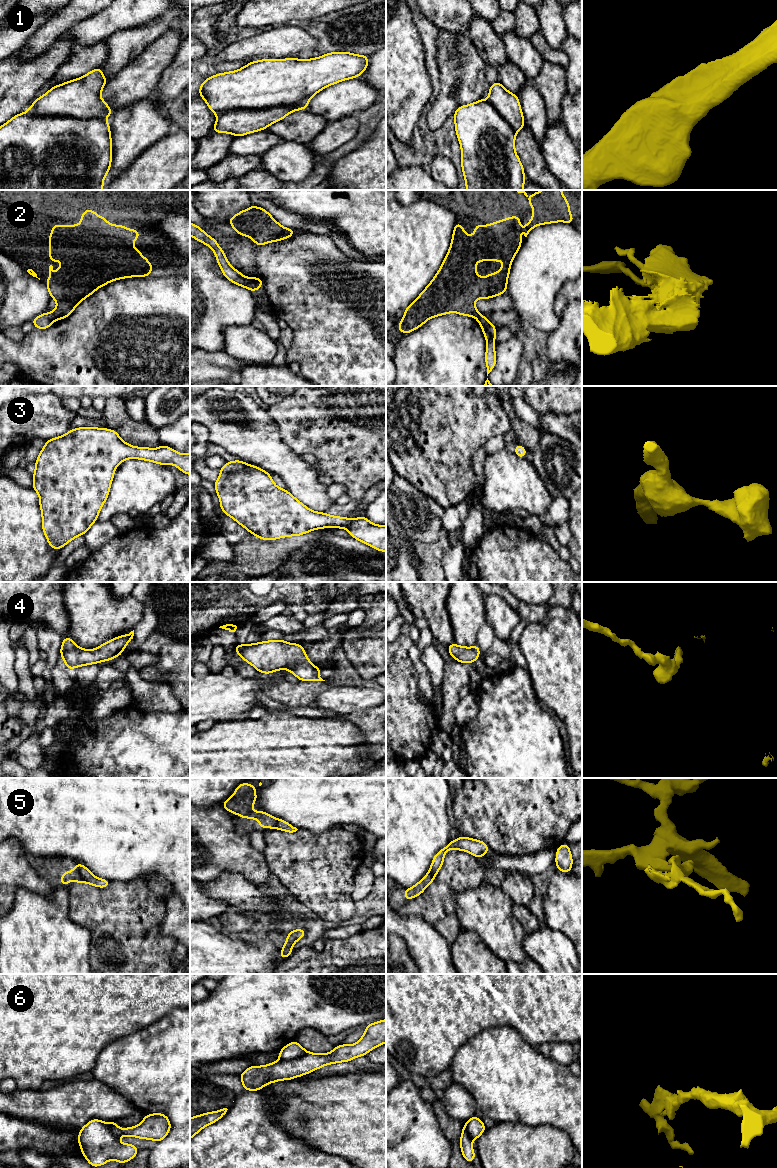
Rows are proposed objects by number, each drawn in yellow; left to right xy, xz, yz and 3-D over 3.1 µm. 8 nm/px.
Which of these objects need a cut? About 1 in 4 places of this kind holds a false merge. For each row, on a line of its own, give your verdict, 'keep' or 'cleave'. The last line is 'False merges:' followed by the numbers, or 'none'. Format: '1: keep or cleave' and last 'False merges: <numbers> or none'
1: cleave
2: cleave
3: keep
4: keep
5: cleave
6: cleave
False merges: 1, 2, 5, 6

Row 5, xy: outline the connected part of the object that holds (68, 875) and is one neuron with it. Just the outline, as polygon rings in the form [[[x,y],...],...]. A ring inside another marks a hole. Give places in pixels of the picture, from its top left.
[[[74,864],[74,871],[65,871],[60,877],[60,884],[62,886],[68,885],[70,880],[73,879],[76,883],[83,883],[83,878],[79,872],[78,865]]]

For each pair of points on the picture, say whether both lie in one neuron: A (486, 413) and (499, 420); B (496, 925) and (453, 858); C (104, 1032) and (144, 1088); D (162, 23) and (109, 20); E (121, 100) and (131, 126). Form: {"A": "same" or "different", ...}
{"A": "same", "B": "different", "C": "different", "D": "different", "E": "different"}

